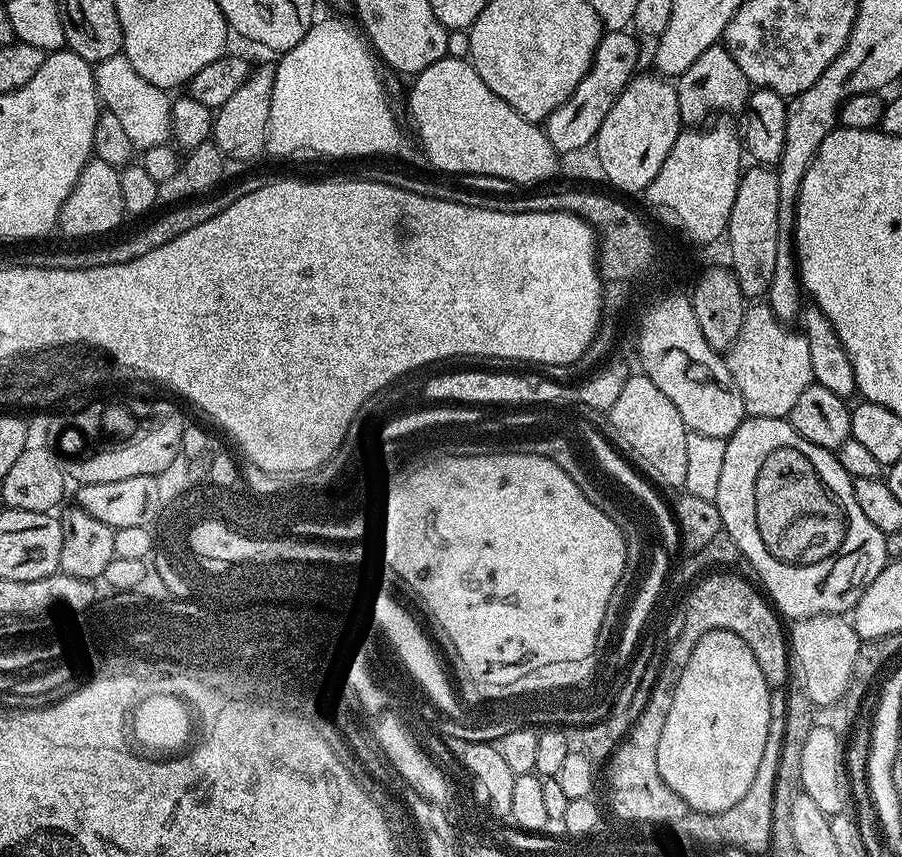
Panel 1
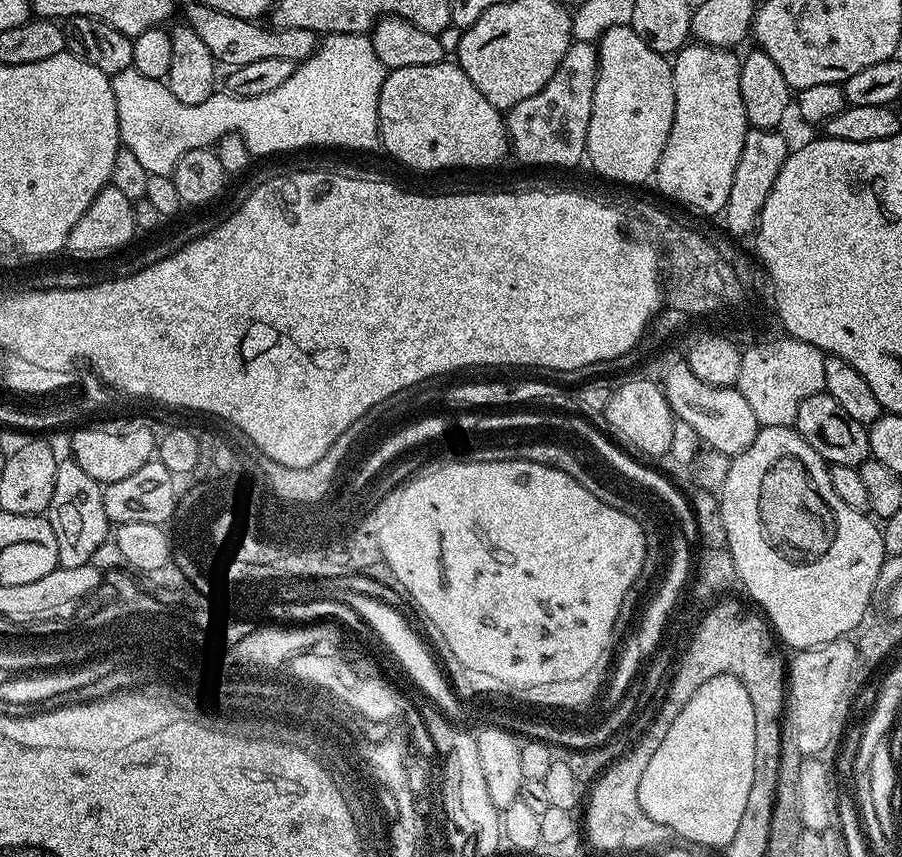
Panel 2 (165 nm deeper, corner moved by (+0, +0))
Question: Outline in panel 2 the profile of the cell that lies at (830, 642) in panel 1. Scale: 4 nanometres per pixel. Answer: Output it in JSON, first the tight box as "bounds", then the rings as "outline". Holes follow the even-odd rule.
{"bounds":[784,638,858,758],"outline":[[[841,638],[823,644],[817,648],[802,648],[795,653],[796,656],[786,668],[786,707],[784,709],[784,735],[786,742],[794,746],[796,753],[804,758],[816,758],[828,747],[835,745],[844,735],[844,726],[850,719],[850,692],[848,687],[852,684],[852,675],[858,669],[858,653],[856,645],[851,639]]]}

